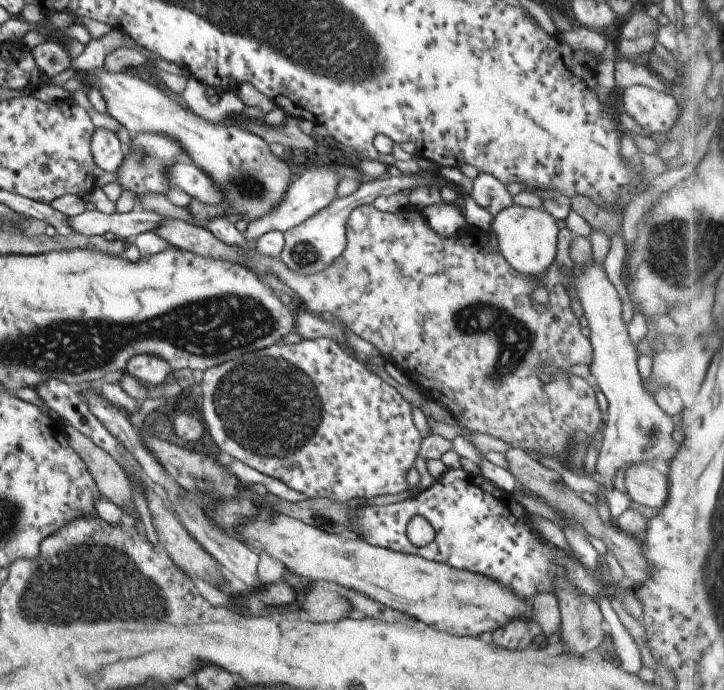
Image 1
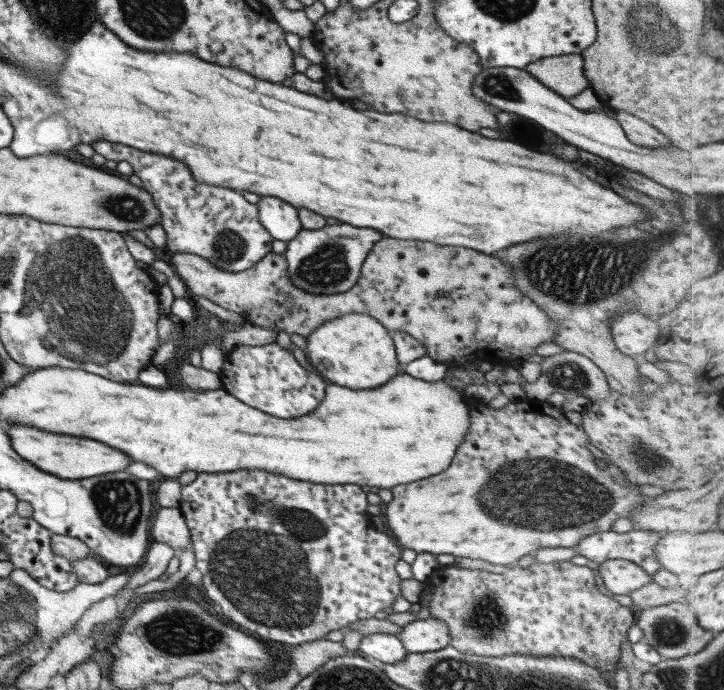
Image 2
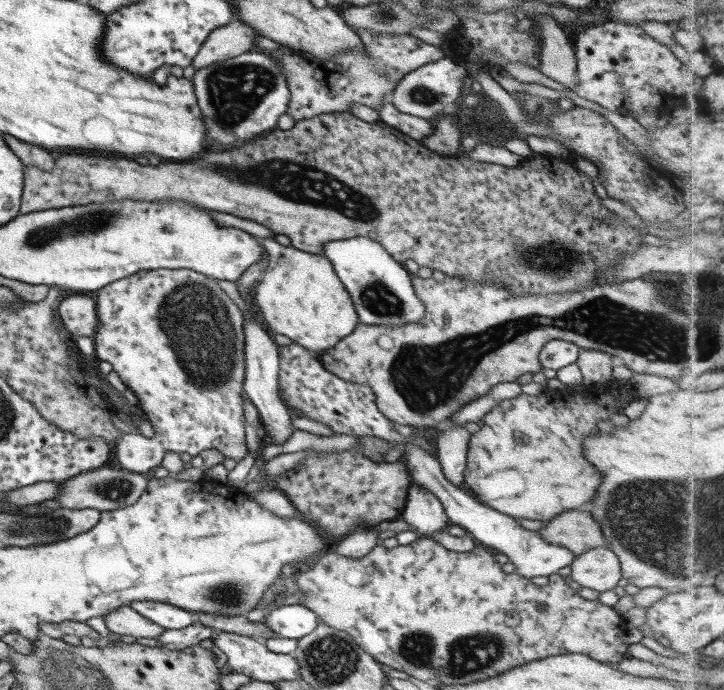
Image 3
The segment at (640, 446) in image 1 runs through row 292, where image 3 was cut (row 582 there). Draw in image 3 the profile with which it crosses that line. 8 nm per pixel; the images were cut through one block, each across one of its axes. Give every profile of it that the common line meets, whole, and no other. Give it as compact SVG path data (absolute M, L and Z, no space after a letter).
M606 546L591 548L575 556L570 566L576 587L584 586L600 593L613 589L622 577L619 557Z

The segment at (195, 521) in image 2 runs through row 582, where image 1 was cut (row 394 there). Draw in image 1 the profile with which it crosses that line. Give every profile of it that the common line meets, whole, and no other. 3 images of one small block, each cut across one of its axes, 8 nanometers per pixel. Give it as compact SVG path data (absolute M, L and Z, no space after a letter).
M331 338L302 339L291 345L276 343L254 352L247 352L238 358L207 368L203 371L200 385L202 387L202 397L200 398L202 401L202 418L206 424L205 428L210 432L210 436L222 454L284 482L286 486L297 490L298 493L305 494L306 498L313 500L318 497L326 497L331 501L350 504L352 500L358 500L358 498L365 498L366 500L380 495L397 495L409 488L406 473L408 469L414 466L422 442L421 434L413 421L411 405L396 388L380 379L376 372L360 357L356 357L346 346L338 344Z

